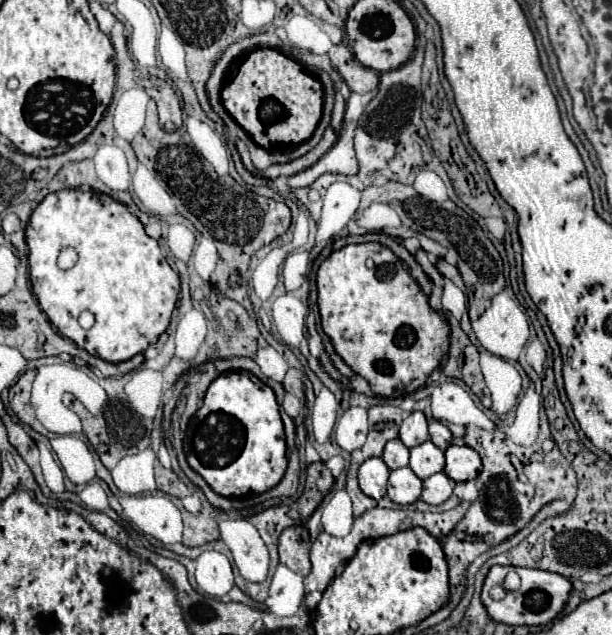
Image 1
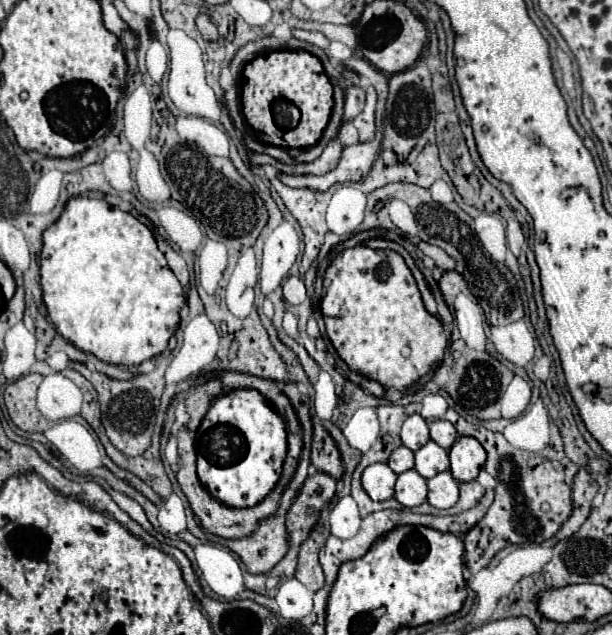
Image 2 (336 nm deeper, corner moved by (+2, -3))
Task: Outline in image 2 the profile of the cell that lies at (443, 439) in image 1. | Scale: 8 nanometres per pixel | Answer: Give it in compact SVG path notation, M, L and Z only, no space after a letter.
M435 420L435 422L431 422L429 430L431 430L431 440L437 442L445 450L449 450L453 446L453 442L457 440L457 430L447 420Z

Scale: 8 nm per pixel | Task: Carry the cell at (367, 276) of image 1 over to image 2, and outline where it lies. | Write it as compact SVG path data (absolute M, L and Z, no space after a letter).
M369 246L347 248L329 264L323 286L325 294L321 300L321 312L327 326L327 336L351 370L379 382L383 388L397 388L399 392L405 392L411 386L421 388L433 378L435 370L443 362L447 336L439 318L425 310L415 278L397 252L375 250Z

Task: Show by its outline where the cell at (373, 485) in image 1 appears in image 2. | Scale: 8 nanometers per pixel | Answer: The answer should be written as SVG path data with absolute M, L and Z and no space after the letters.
M371 464L363 472L363 488L371 496L371 500L381 502L393 498L397 474L387 464Z

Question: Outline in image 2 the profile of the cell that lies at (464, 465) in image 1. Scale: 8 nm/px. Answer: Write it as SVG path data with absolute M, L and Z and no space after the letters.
M461 436L449 450L451 474L461 482L471 482L477 478L485 464L485 448L473 436Z

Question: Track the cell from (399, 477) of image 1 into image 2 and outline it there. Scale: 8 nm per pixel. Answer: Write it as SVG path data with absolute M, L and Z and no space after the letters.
M407 470L399 474L395 484L395 498L405 508L415 508L427 500L427 484L425 478L417 470Z

